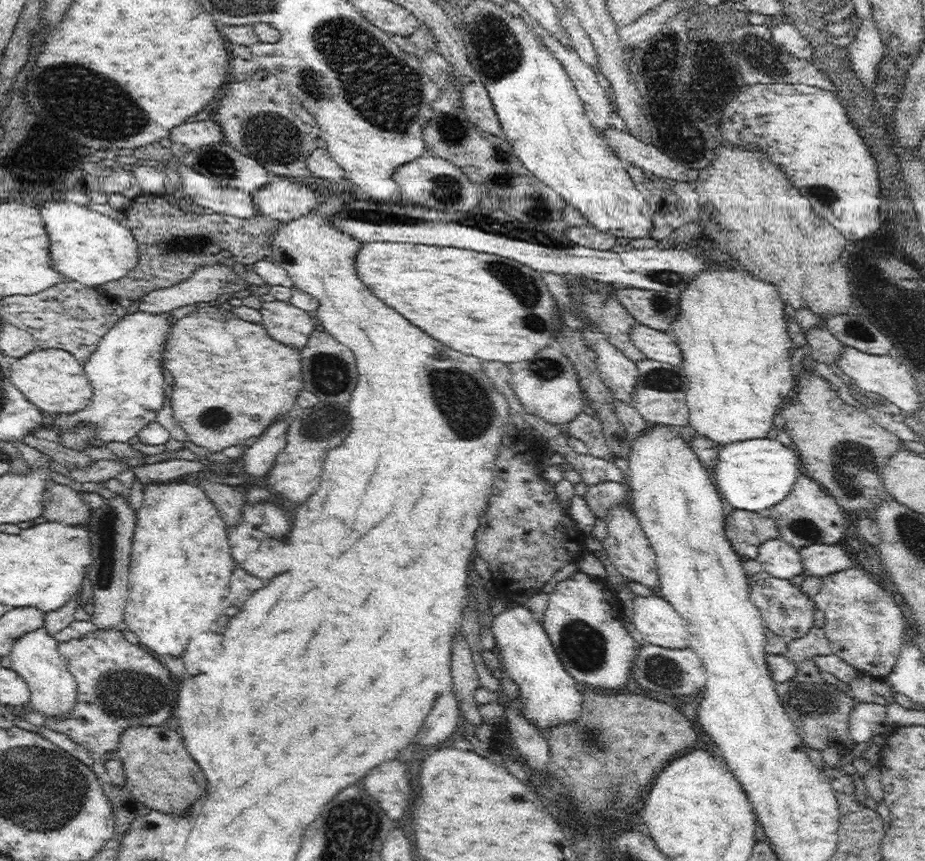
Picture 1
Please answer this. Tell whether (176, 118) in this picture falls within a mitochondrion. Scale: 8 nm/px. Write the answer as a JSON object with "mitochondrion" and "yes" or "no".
{"mitochondrion":"no"}

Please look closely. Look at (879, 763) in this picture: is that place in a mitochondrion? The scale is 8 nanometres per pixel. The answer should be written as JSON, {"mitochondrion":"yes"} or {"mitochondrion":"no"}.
{"mitochondrion":"no"}

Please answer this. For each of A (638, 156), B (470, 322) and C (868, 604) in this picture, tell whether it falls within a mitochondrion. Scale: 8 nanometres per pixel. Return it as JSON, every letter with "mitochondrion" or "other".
{"A":"other","B":"other","C":"mitochondrion"}

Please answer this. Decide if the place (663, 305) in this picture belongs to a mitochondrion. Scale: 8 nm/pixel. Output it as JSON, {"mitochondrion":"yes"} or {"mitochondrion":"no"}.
{"mitochondrion":"yes"}

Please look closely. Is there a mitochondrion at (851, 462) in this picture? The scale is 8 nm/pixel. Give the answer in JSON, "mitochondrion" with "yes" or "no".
{"mitochondrion":"yes"}

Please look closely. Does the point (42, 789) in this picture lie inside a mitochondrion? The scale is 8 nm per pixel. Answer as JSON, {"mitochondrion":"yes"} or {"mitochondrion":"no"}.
{"mitochondrion":"yes"}

